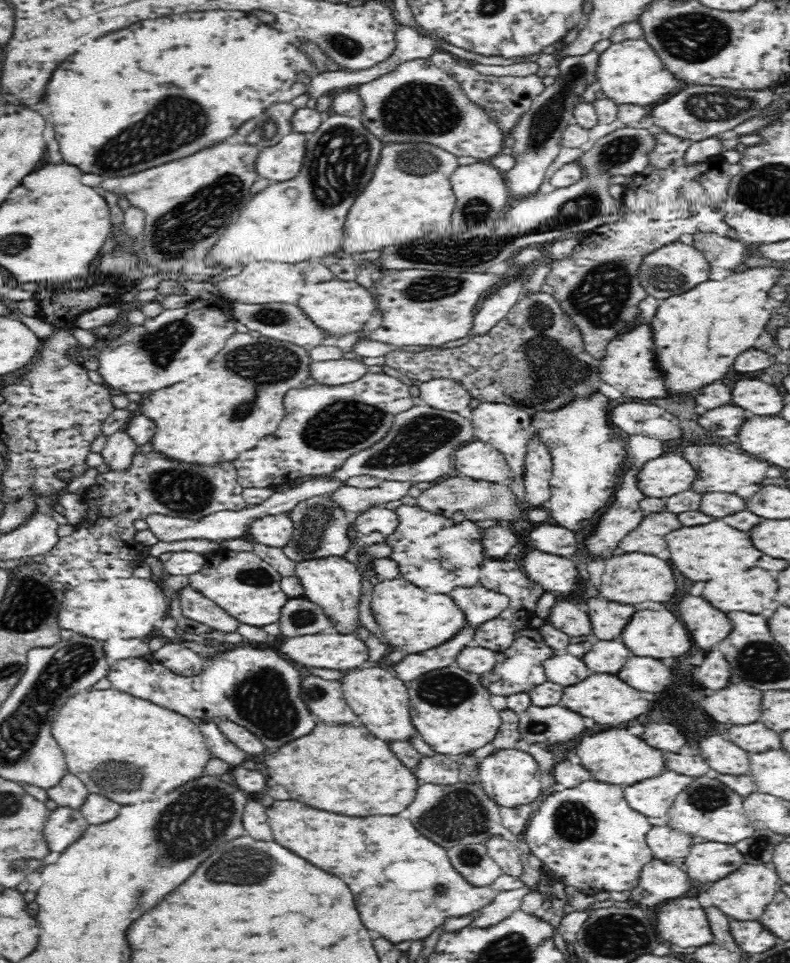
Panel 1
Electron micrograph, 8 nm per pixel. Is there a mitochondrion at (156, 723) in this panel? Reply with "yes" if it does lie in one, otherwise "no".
no

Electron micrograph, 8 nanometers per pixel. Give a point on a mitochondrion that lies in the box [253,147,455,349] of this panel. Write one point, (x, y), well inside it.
(434, 163)

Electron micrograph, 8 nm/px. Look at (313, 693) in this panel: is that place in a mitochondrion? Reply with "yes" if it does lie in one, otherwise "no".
yes

